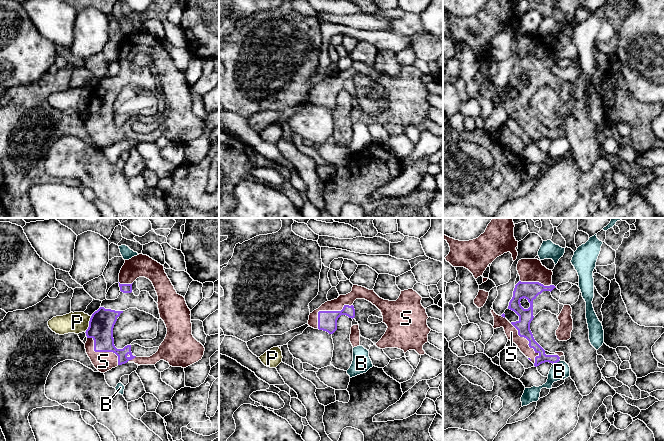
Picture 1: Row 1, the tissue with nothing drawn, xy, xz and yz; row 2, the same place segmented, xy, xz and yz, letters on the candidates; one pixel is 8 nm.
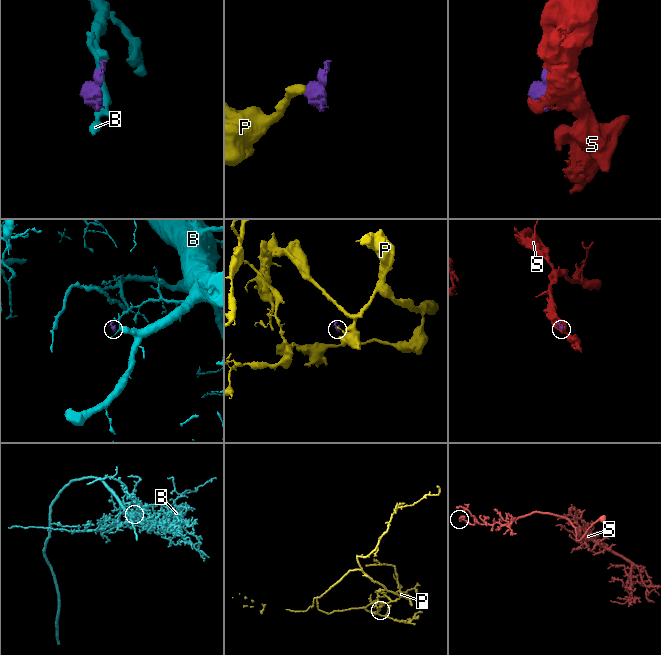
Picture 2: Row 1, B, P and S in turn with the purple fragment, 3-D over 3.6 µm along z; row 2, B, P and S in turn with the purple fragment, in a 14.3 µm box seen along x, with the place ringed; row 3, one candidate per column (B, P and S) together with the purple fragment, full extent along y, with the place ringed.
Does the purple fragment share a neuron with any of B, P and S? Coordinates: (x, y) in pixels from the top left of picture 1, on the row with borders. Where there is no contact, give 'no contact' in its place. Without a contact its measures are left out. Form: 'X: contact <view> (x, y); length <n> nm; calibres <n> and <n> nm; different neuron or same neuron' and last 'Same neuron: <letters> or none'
B: contact yz (556, 362); length 70 nm; calibres 80 and 140 nm; different neuron
P: contact xy (89, 324); length 140 nm; calibres 200 and 170 nm; different neuron
S: contact xz (327, 311); length 340 nm; calibres 160 and 100 nm; same neuron
Same neuron: S

